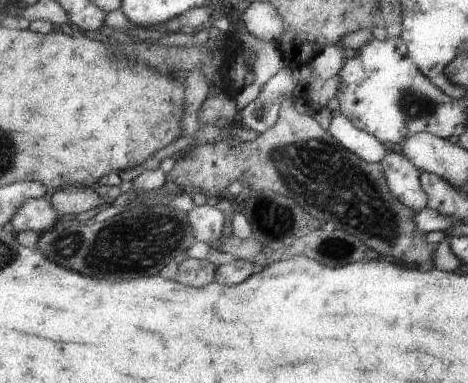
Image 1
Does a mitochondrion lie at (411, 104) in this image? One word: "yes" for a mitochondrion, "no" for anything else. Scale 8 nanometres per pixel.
yes

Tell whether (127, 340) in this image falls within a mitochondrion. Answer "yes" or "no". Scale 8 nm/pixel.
no

